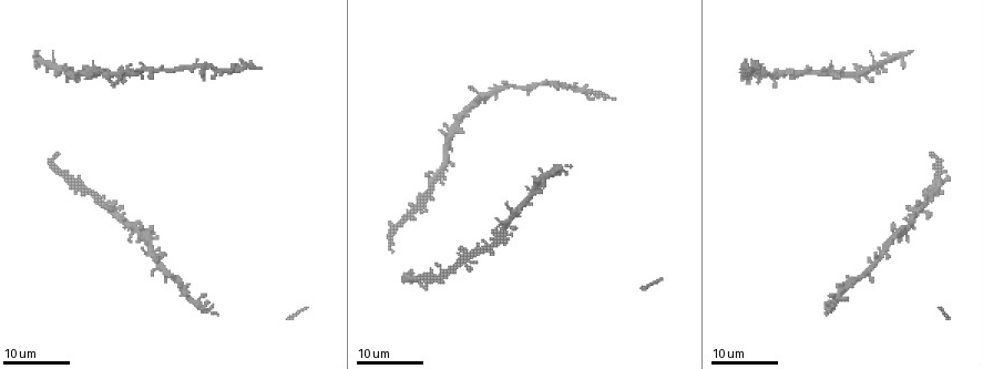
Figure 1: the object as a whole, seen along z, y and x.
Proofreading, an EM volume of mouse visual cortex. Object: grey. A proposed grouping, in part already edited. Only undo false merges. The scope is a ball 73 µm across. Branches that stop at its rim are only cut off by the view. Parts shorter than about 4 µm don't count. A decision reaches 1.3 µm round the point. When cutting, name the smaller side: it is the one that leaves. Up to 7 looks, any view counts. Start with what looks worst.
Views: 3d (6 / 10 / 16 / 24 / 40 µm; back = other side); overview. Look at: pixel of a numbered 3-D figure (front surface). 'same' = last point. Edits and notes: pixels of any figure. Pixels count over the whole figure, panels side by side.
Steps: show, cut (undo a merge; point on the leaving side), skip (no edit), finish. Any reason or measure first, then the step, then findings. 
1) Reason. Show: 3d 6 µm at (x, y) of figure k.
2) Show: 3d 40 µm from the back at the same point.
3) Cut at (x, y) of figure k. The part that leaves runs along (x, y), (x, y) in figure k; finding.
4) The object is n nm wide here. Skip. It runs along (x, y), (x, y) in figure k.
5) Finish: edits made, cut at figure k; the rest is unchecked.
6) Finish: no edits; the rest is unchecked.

Thick turns thin. Show: 3d 16 µm at (506, 226) of figure 1.

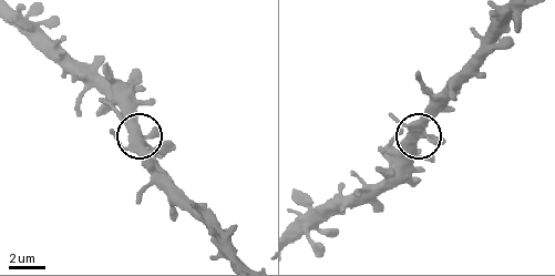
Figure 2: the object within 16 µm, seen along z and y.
Closer look. Show: 3d 6 µm at (132, 134) of figure 2.

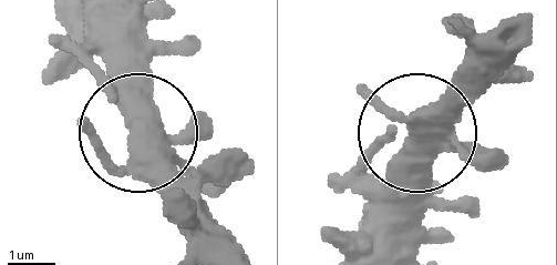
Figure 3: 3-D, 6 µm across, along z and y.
5 arms meet here. Skip. Continuous, no second neuron.

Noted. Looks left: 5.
Thin neck. Show: 3d 16 µm at (862, 67) of figure 1.

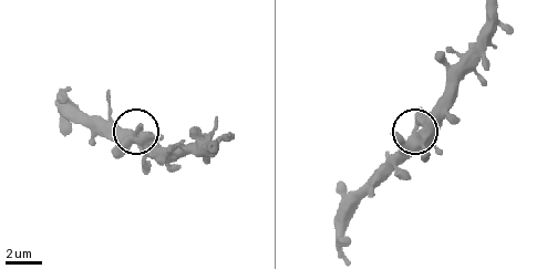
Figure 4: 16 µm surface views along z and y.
Show: 3d 6 µm at (415, 129) of figure 4.

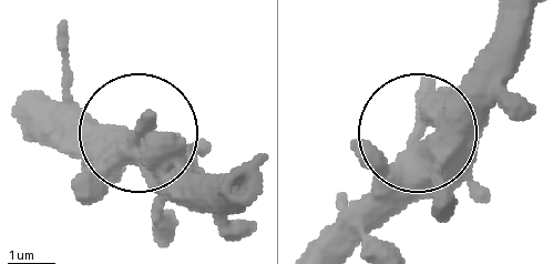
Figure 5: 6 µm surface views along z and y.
Skip. All the same neuron.

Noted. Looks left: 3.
Three arms meet. Show: 3d 24 µm at (860, 275) of figure 1.

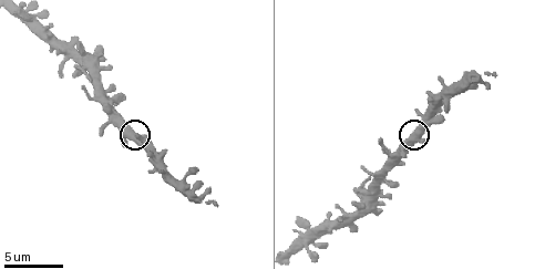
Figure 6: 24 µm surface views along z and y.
Zoom in. Show: 3d 6 µm at (414, 133) of figure 6.

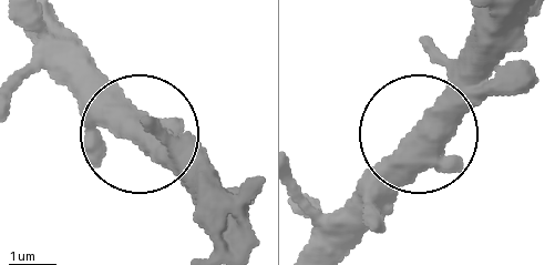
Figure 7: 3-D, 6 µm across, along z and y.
The object is 410 nm wide here. Skip. All the same neuron.

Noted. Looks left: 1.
Show: 3d 10 µm at (58, 42) of figure 6.

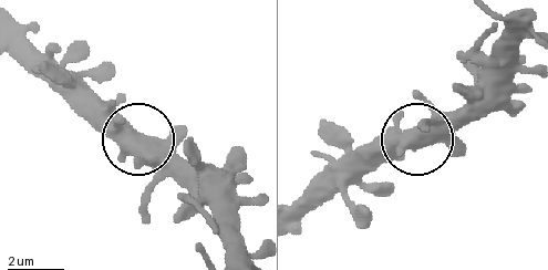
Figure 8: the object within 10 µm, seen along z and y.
3 arms meet here. Skip. One neuron here.

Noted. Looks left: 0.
Finish: no edits; the rest is unchecked.

